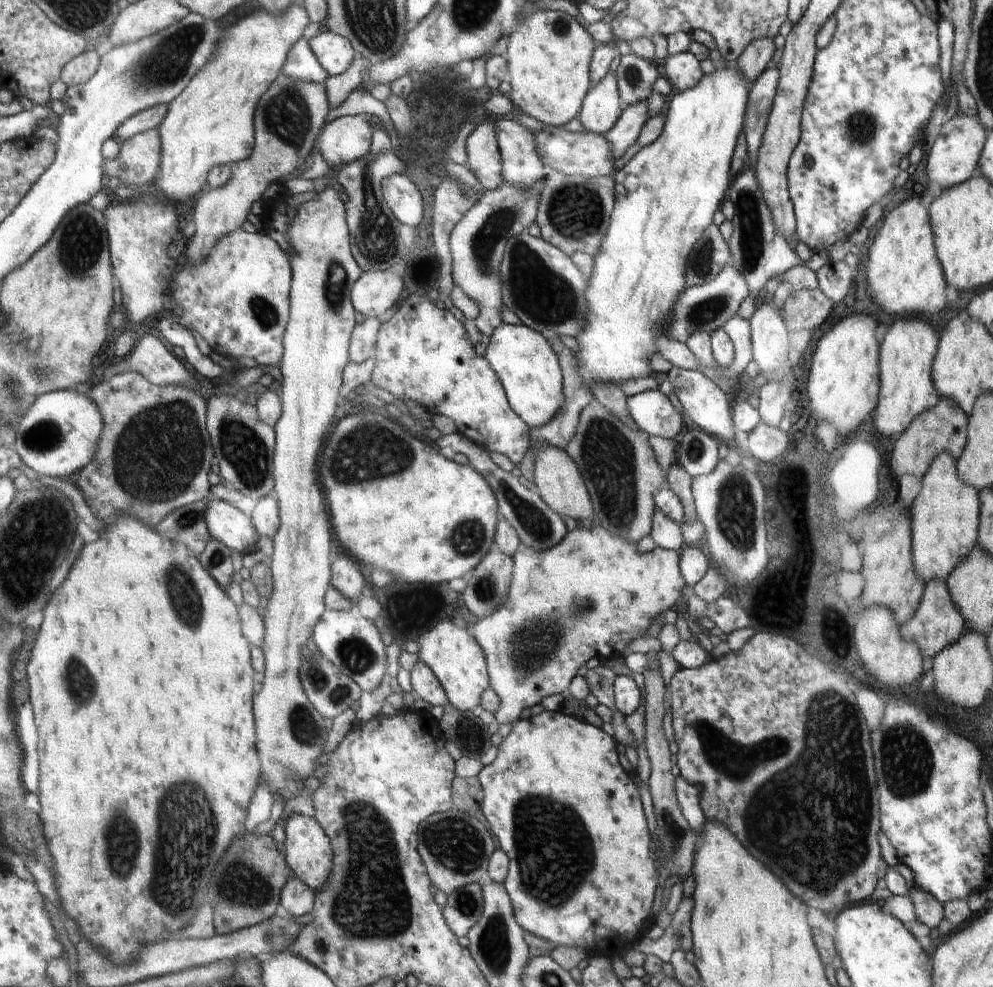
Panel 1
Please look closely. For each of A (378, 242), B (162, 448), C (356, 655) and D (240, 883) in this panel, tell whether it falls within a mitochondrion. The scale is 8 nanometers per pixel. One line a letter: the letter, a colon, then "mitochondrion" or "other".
A: mitochondrion
B: mitochondrion
C: mitochondrion
D: mitochondrion

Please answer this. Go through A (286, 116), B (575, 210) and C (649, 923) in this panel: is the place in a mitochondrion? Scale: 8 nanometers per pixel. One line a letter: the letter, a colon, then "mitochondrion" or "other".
A: mitochondrion
B: mitochondrion
C: other

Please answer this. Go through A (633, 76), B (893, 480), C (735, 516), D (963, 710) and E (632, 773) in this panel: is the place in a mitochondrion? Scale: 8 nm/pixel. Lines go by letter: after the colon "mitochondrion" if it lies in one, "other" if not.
A: mitochondrion
B: other
C: mitochondrion
D: other
E: other

